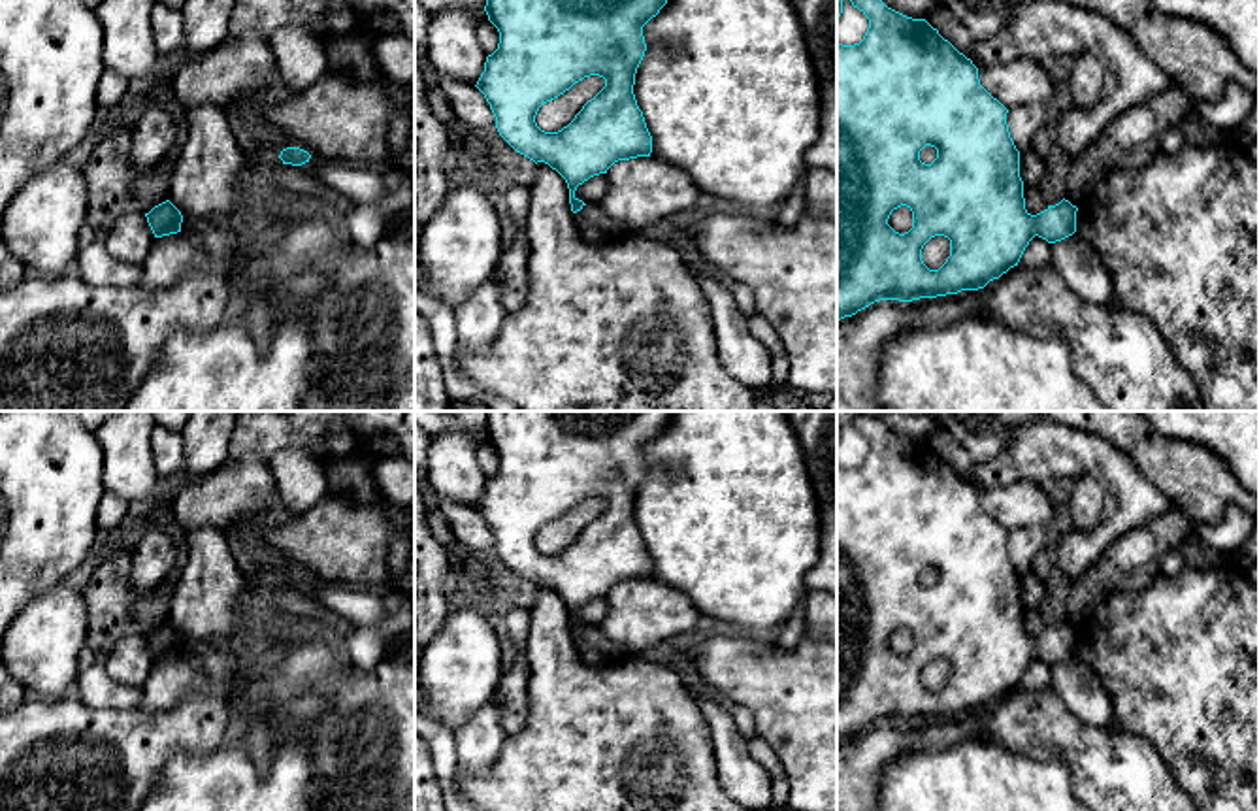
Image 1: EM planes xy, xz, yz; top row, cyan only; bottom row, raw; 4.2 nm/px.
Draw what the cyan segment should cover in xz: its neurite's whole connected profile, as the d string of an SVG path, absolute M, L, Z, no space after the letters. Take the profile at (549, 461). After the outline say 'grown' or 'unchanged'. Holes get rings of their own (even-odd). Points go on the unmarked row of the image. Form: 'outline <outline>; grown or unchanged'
outline M486 411L484 434L499 455L499 466L486 479L484 494L475 509L490 526L499 558L516 575L535 587L548 587L565 602L573 636L586 628L575 619L579 607L594 598L607 596L618 583L650 579L652 575L652 558L637 528L633 507L646 473L643 449L660 436L671 415L673 411ZM590 498L603 500L605 509L582 528L567 549L558 554L541 553L535 545L539 530Z; unchanged

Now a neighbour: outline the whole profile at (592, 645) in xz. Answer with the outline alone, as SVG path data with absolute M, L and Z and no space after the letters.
M586 626L573 636L575 647L586 664L618 664L643 653L628 651L609 641L597 626Z

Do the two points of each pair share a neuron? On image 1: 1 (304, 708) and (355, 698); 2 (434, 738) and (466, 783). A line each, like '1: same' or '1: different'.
1: different
2: different

